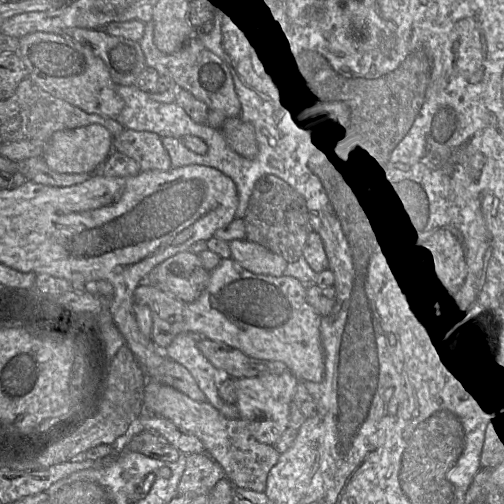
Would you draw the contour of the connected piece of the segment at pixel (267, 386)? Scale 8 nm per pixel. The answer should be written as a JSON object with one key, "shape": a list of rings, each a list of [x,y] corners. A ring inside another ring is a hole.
{"shape":[[[291,373],[234,379],[239,416],[251,434],[263,444],[275,445],[289,427],[289,411],[299,380]]]}

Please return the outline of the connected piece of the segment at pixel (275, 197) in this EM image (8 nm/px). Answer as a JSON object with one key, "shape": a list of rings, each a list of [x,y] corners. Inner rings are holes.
{"shape":[[[274,175],[261,177],[255,184],[244,216],[245,239],[264,246],[293,263],[303,256],[309,234],[313,231],[305,199],[284,180]]]}

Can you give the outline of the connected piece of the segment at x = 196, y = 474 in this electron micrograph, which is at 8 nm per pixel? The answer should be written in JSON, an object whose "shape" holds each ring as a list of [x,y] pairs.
{"shape":[[[207,453],[187,455],[186,469],[178,485],[178,494],[206,495],[226,477],[222,466]]]}

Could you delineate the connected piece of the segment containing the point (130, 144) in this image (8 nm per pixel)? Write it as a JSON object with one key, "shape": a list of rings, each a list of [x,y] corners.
{"shape":[[[124,129],[114,138],[114,150],[134,159],[141,171],[172,169],[162,138],[152,132]]]}

